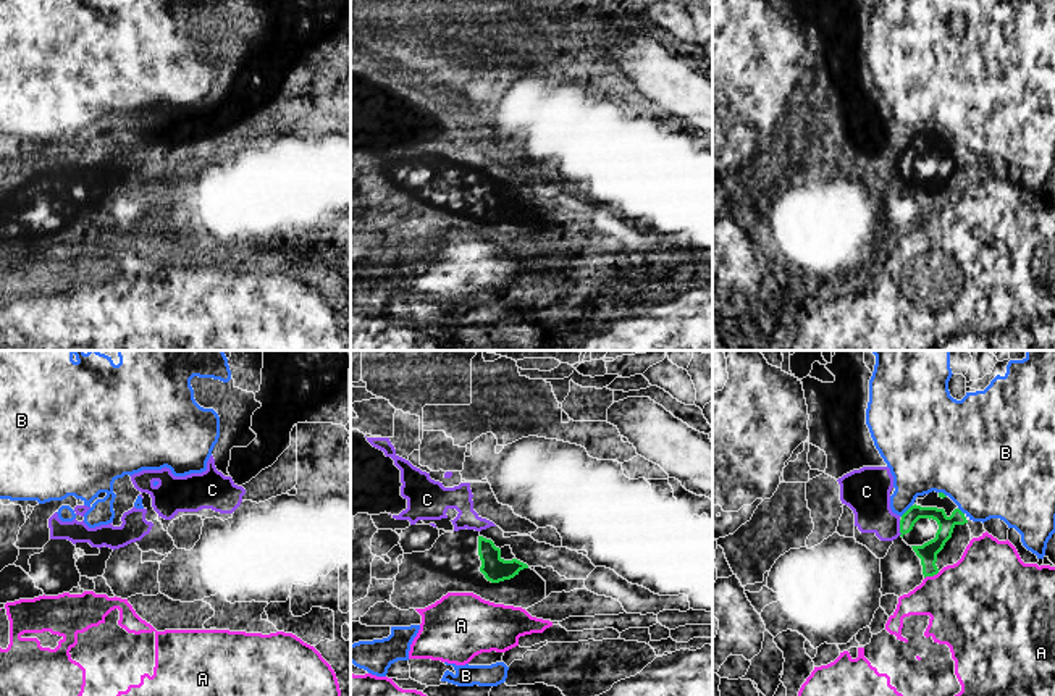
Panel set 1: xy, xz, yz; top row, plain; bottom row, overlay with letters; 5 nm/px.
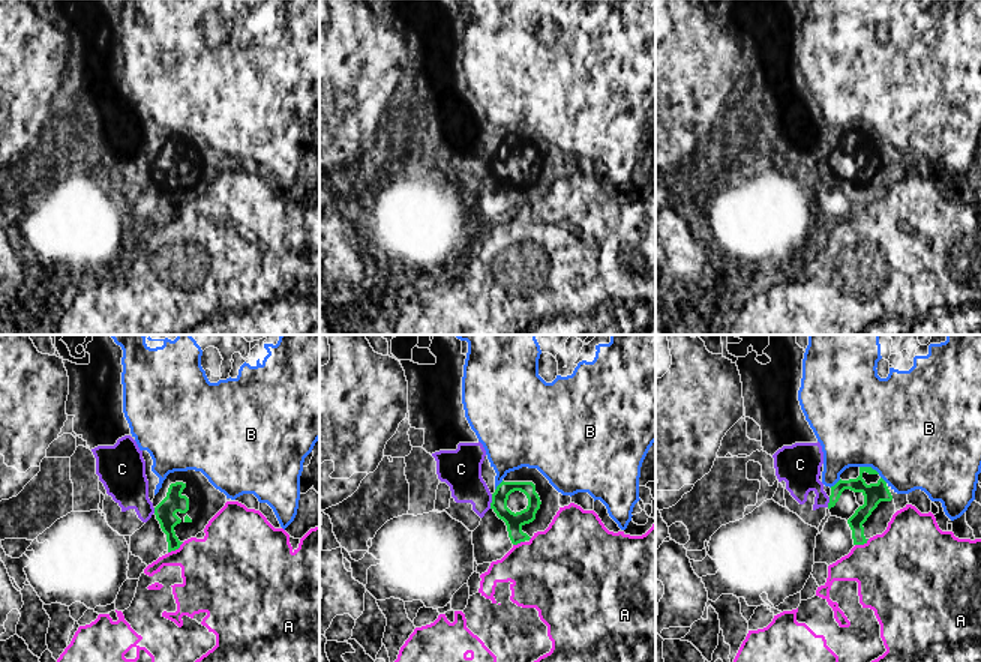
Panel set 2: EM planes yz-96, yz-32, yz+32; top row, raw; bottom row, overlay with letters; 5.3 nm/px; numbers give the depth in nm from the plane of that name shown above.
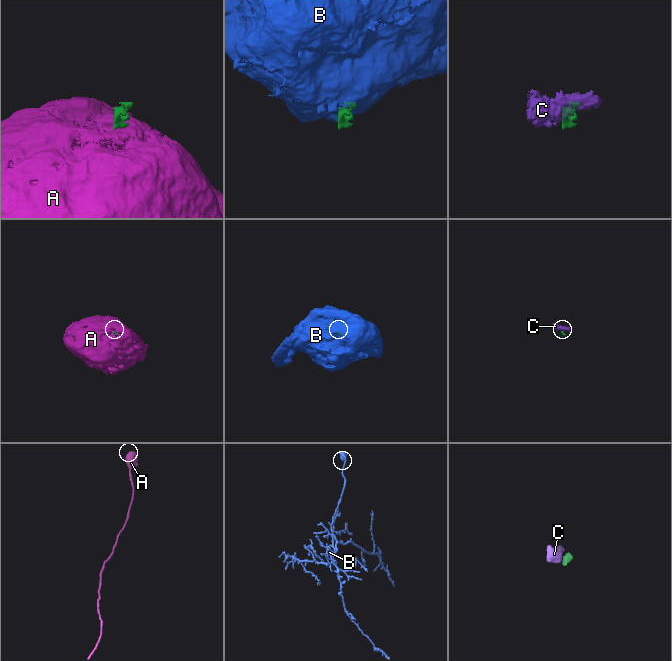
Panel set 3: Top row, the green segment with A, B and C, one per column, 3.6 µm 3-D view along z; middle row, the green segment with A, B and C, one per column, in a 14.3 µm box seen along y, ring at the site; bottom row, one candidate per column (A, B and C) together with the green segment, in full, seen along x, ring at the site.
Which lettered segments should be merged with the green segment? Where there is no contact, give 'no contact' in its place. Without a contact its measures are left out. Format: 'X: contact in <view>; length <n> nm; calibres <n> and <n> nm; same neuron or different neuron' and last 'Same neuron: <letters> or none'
A: contact in yz; length 90 nm; calibres 100 and 440 nm; different neuron
B: contact in yz; length 90 nm; calibres 100 and 300 nm; different neuron
C: contact in yz; length 80 nm; calibres 100 and 240 nm; different neuron
Same neuron: none

